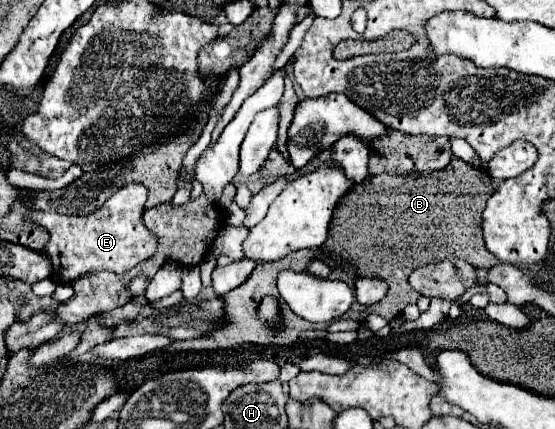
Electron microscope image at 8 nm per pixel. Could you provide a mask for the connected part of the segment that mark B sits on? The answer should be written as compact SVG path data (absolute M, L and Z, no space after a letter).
M455 158L455 170L437 170L435 174L409 174L409 176L393 176L393 174L379 174L367 178L363 184L357 184L357 188L343 198L343 202L335 208L333 220L331 220L331 234L327 242L323 244L325 250L337 252L343 258L347 258L351 264L359 268L363 276L377 276L383 280L389 290L383 300L371 306L363 306L359 302L353 302L351 310L345 314L345 318L363 322L369 314L379 314L387 320L399 316L407 304L415 304L419 294L409 286L409 274L427 264L435 264L441 260L465 260L475 268L493 268L499 264L499 260L487 250L485 240L481 236L481 212L485 210L487 200L495 188L491 186L491 176L475 168L459 158Z

